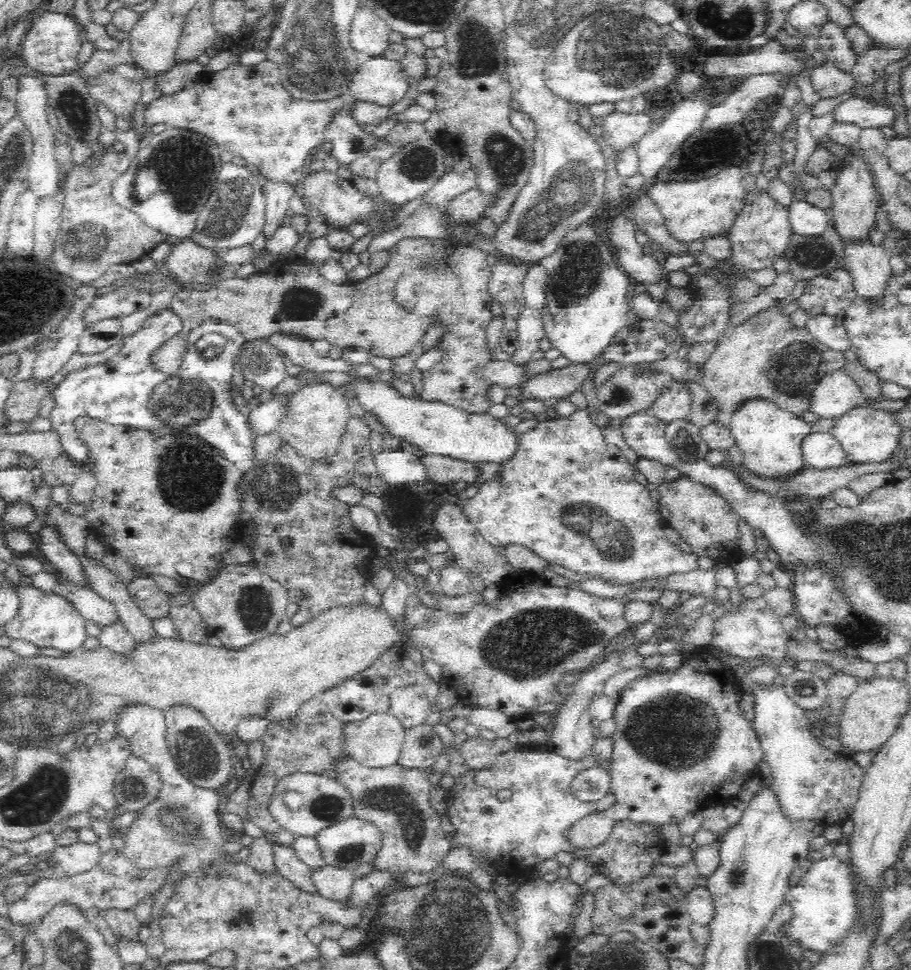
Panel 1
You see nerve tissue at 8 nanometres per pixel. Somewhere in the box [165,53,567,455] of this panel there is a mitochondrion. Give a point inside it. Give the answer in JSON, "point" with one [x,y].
{"point":[226,219]}

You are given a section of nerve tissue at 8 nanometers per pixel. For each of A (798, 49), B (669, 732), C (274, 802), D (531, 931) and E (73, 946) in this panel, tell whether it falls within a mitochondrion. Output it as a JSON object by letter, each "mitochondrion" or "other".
{"A":"other","B":"mitochondrion","C":"other","D":"other","E":"mitochondrion"}

